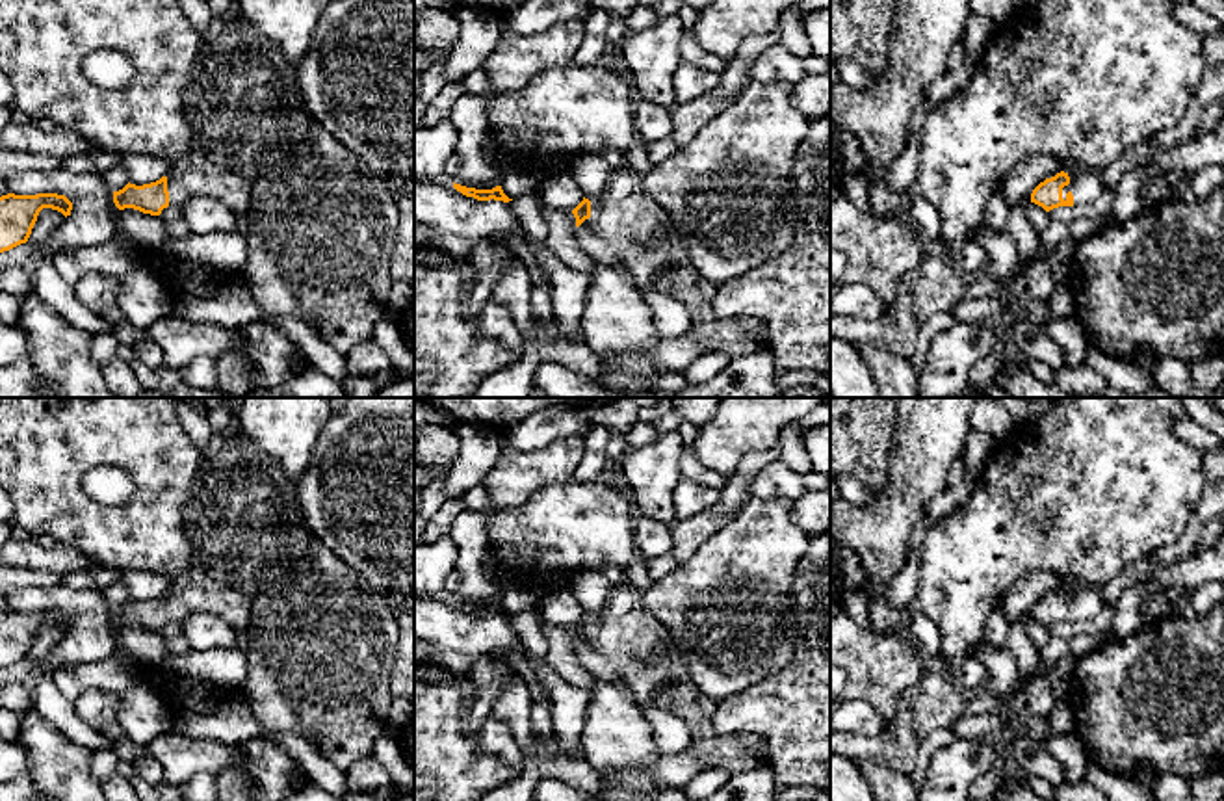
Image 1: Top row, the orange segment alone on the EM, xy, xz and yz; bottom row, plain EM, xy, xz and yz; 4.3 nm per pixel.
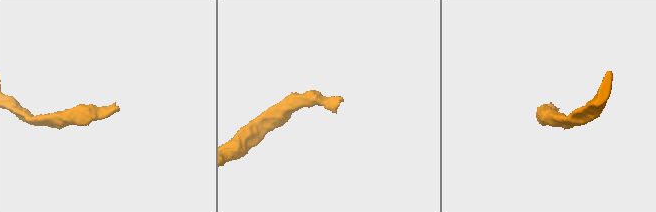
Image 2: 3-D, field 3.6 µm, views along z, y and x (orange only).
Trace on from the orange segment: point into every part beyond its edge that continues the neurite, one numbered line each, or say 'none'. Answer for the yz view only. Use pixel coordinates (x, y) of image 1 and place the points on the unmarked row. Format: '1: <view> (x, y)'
1: yz (1085, 601)

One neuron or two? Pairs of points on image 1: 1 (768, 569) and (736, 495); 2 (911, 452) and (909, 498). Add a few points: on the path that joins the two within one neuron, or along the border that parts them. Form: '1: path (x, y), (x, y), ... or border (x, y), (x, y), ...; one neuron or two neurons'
1: border (751, 495), (734, 517), (708, 536); two neurons
2: path (911, 463), (911, 487); one neuron

